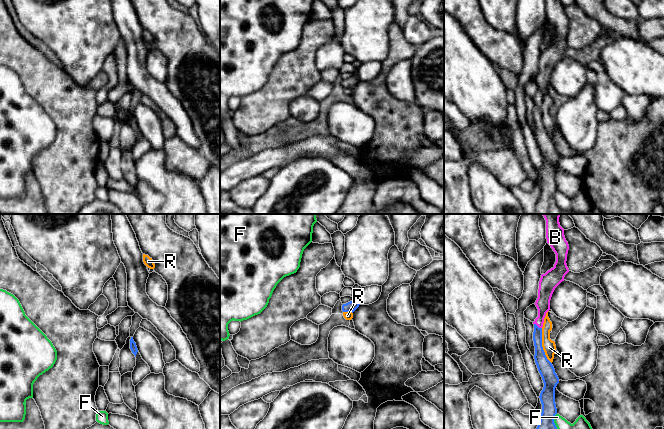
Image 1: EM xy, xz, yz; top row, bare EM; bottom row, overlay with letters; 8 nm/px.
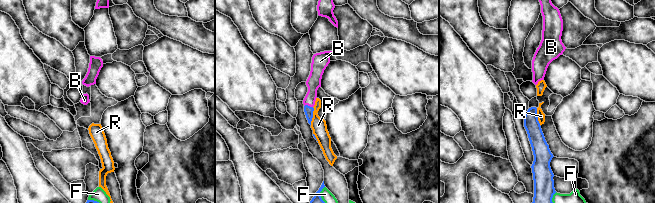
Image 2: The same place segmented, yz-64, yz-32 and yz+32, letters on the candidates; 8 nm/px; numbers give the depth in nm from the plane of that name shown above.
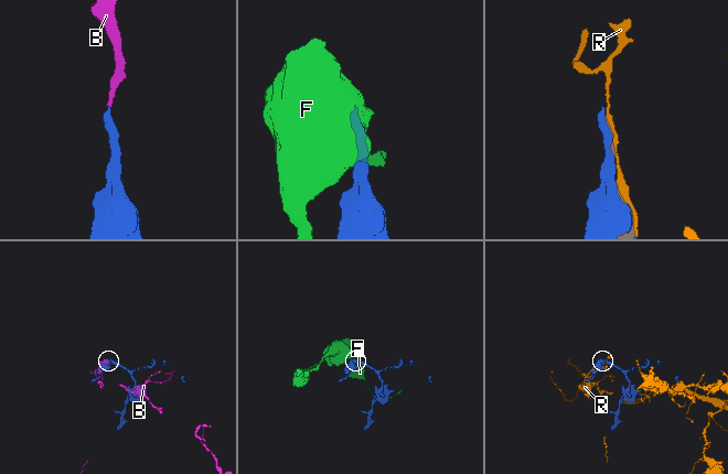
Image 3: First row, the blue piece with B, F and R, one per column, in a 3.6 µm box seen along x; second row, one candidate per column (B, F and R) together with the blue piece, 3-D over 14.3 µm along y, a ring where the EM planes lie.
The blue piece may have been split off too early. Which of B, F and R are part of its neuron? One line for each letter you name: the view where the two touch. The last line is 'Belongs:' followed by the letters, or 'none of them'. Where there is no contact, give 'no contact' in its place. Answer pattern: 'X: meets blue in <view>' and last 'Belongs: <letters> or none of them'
B: meets blue in yz
Belongs: B

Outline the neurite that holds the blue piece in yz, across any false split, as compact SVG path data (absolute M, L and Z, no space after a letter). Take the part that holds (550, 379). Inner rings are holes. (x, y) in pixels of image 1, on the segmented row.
M543 214L543 216L546 220L547 243L556 254L556 262L553 268L541 275L538 298L535 302L538 317L533 322L534 359L544 383L543 390L539 396L542 404L541 419L536 429L557 429L554 423L554 417L557 414L555 388L559 383L559 378L543 350L542 327L546 313L550 310L552 294L569 272L566 264L569 245L564 236L564 229L559 223L560 214Z

